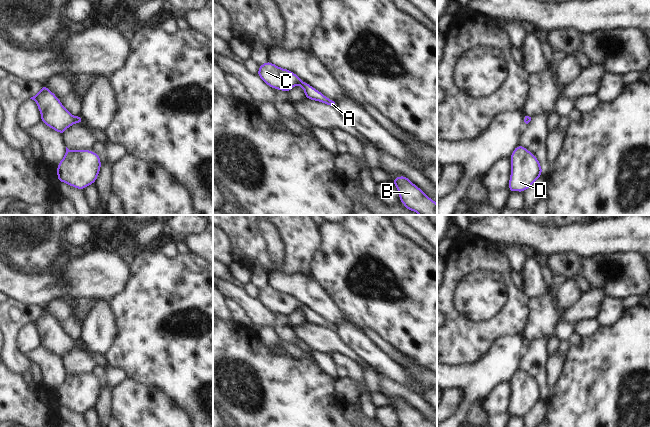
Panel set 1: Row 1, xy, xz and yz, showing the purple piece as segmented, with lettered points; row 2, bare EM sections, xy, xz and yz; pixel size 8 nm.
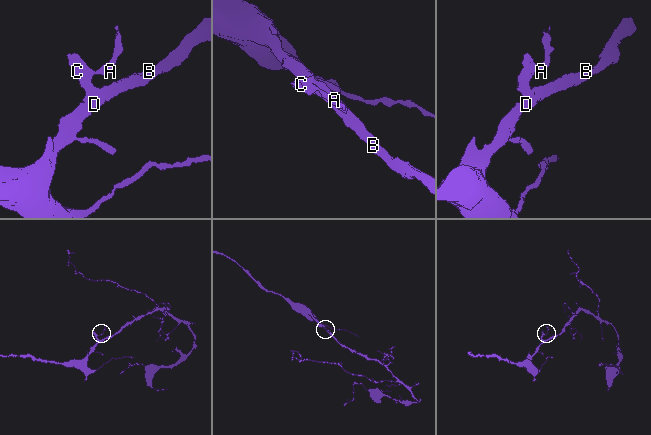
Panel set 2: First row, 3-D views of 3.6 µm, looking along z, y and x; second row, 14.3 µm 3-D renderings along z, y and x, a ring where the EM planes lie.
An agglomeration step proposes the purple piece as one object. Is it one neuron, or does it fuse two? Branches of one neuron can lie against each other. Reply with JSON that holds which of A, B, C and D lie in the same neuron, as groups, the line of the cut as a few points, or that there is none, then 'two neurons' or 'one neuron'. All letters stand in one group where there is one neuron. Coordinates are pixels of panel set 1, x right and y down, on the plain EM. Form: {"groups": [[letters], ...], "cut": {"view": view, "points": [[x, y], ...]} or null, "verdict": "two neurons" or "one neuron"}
{"groups": [["A", "B", "C", "D"]], "cut": null, "verdict": "one neuron"}

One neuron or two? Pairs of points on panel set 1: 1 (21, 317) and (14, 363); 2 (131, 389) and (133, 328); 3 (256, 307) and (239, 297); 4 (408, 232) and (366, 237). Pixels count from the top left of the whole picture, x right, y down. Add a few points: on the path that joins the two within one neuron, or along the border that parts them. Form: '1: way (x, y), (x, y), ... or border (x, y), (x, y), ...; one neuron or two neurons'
1: way (10, 328), (10, 352); one neuron
2: border (127, 377), (153, 387); two neurons
3: way (252, 307), (243, 299); one neuron
4: border (391, 225), (401, 235), (414, 240), (419, 245); two neurons

